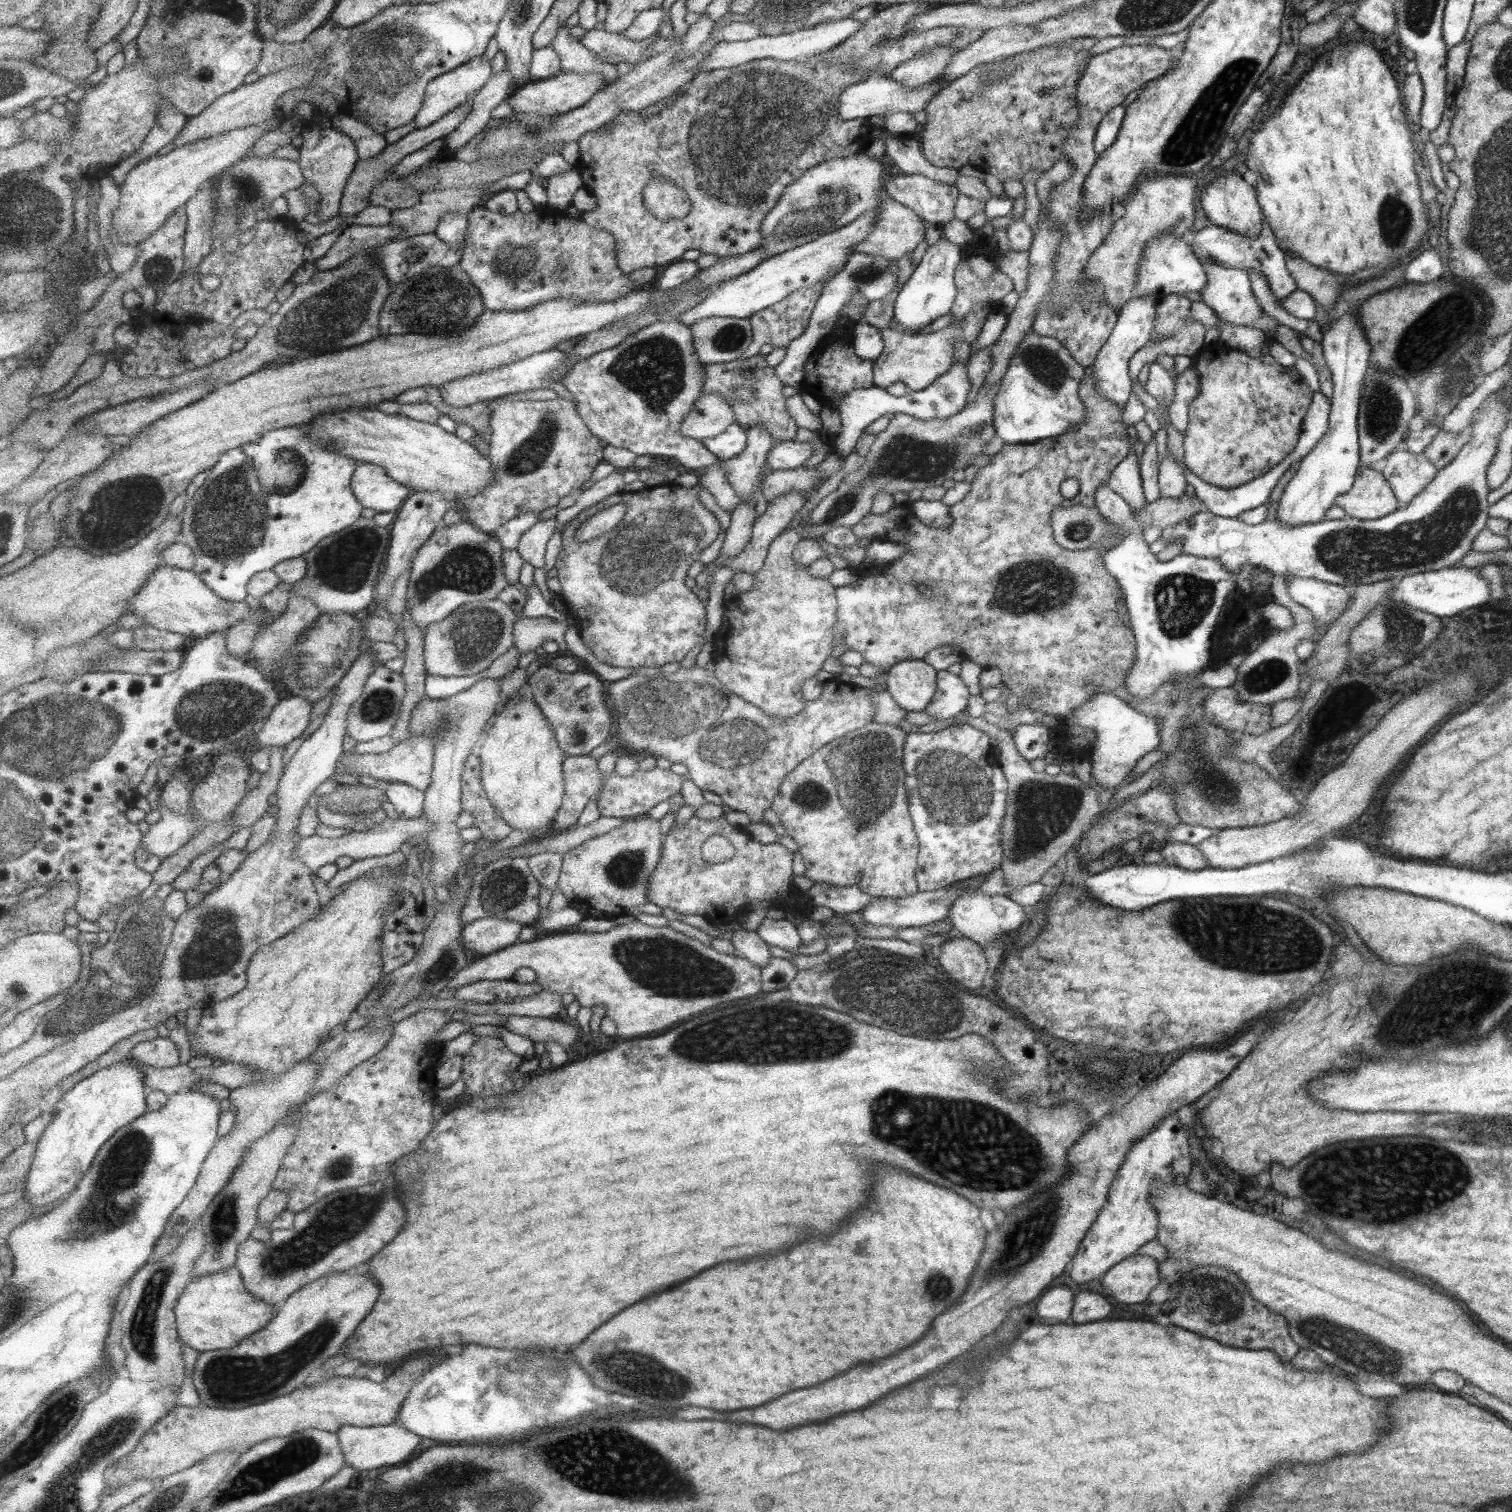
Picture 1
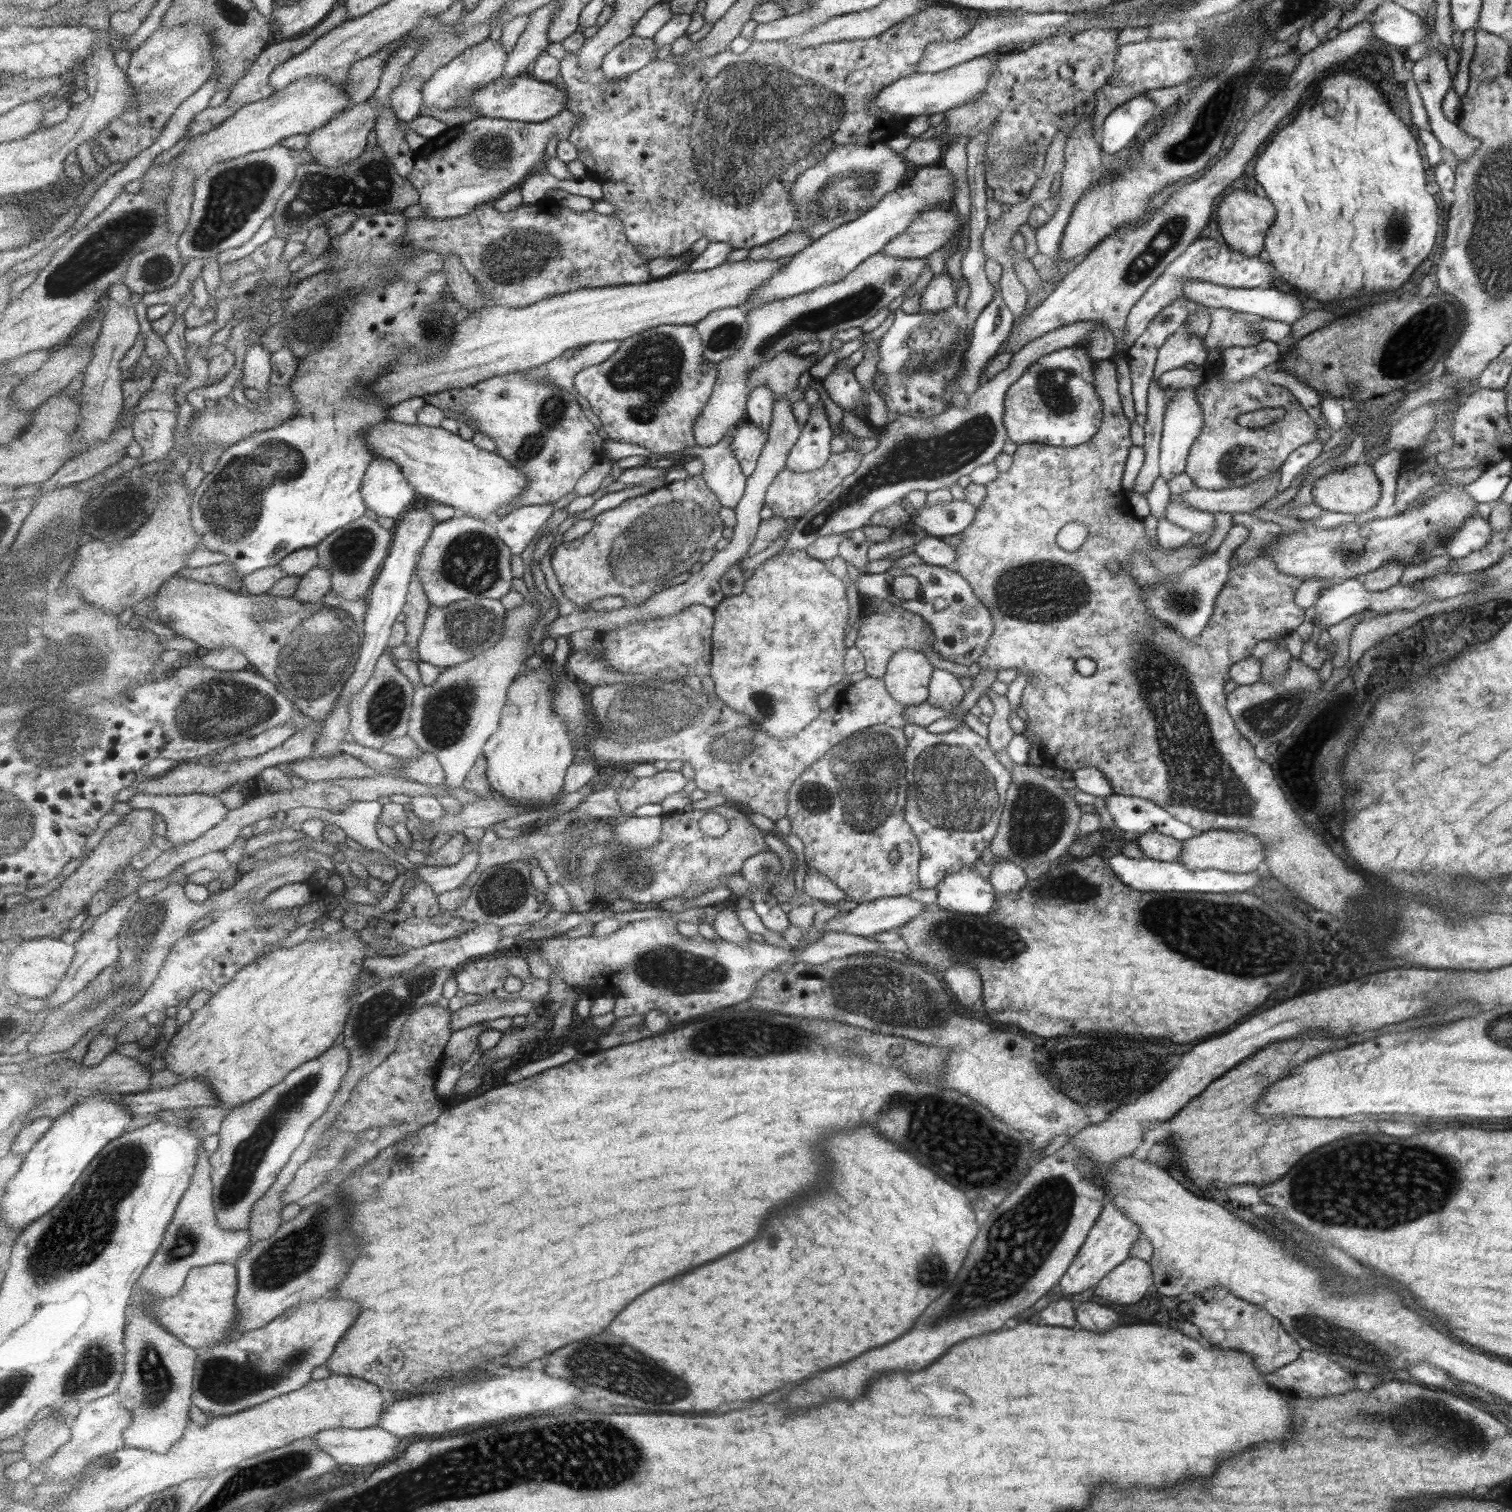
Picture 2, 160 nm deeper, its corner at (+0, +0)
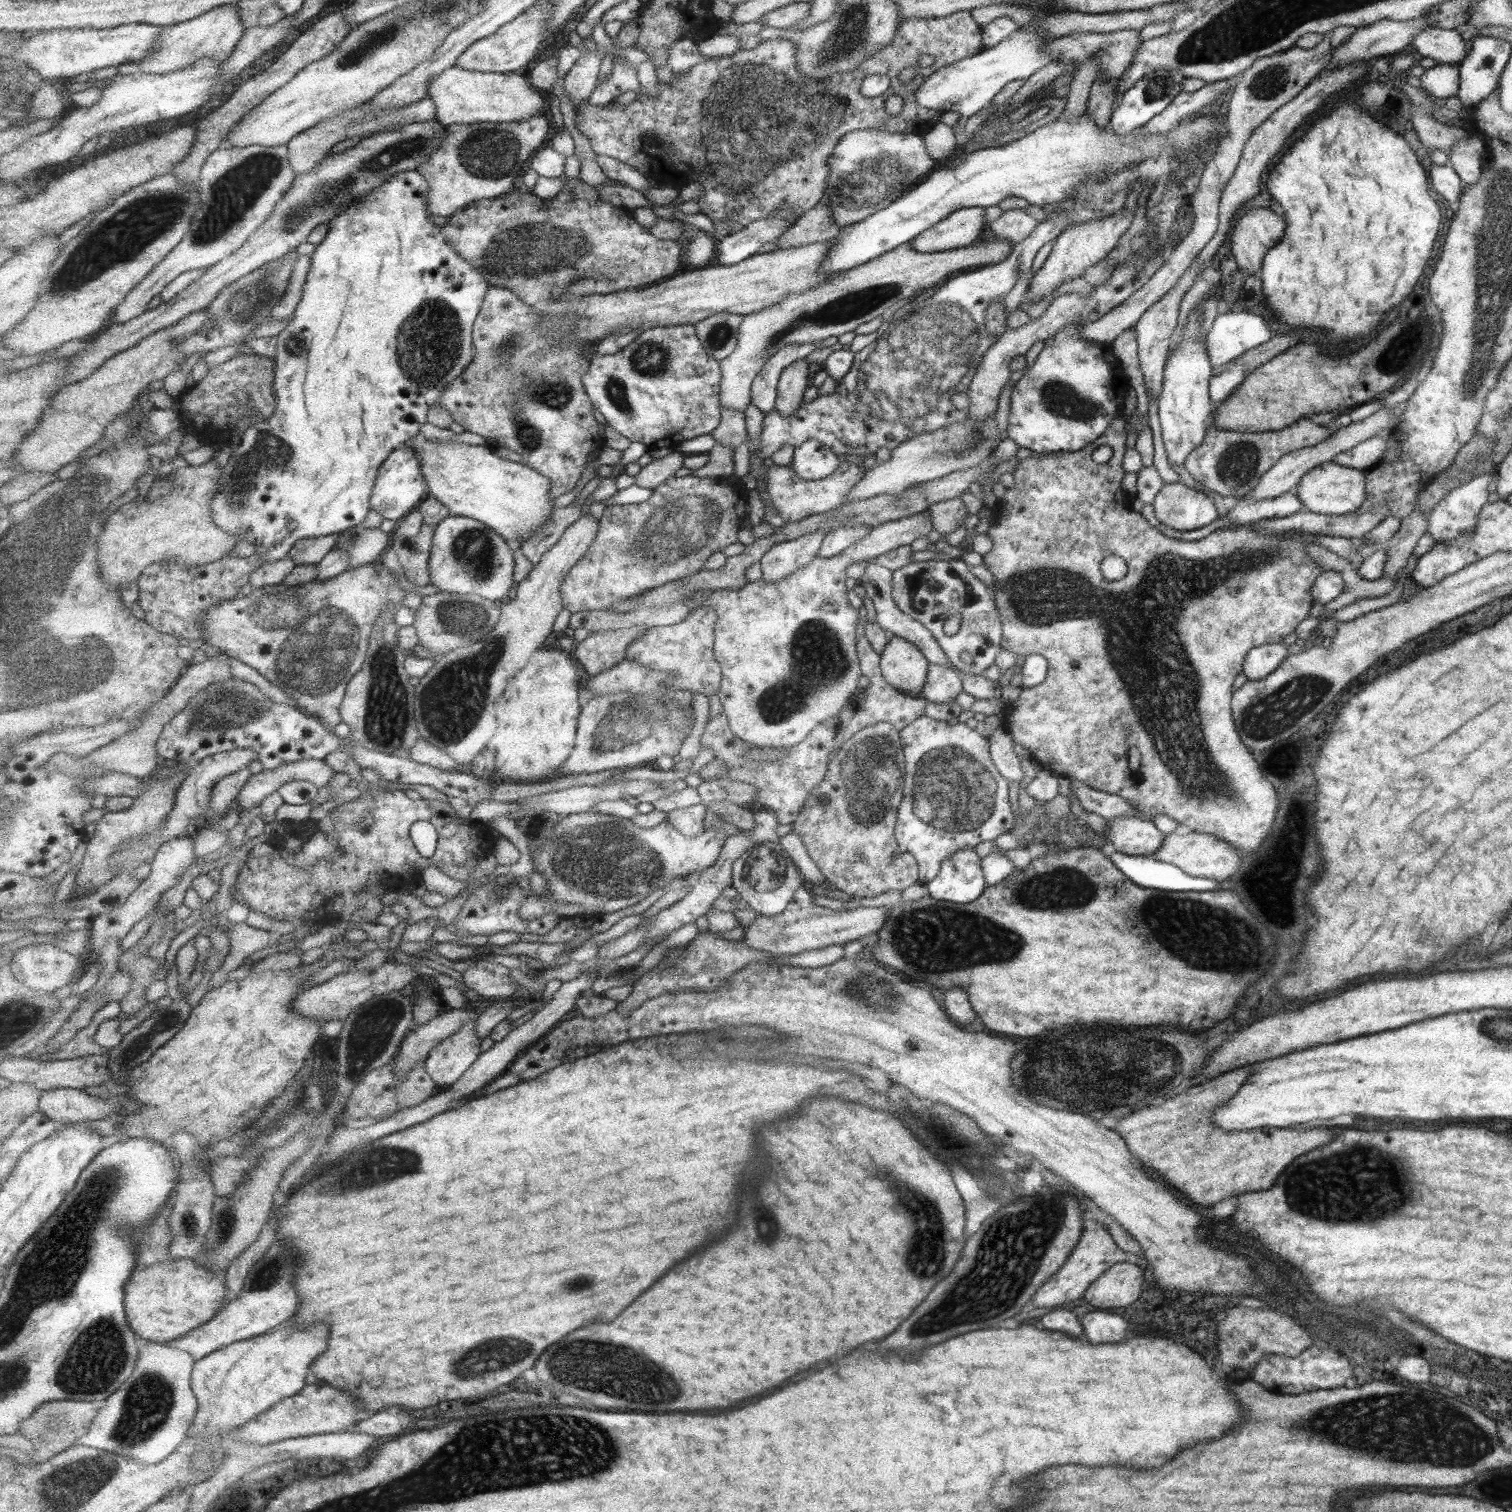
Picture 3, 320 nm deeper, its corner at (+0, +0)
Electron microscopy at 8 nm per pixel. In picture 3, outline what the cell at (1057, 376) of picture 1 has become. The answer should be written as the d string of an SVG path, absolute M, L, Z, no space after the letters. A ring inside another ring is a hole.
M1083 321L1065 324L1051 339L1045 339L1037 358L1014 384L1007 419L1007 436L1033 454L1073 452L1085 448L1106 433L1115 417L1123 410L1123 398L1129 381L1122 372L1118 357L1103 343L1087 340L1080 333Z

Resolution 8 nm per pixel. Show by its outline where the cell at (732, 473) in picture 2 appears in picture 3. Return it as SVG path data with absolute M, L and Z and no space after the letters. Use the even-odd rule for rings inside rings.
M722 410L722 424L711 436L722 446L729 446L734 451L743 442L749 440L747 420L739 410Z

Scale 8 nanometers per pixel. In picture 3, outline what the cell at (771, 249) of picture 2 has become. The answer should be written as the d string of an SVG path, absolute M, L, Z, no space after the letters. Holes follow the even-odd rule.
M822 199L811 210L803 211L803 214L774 242L779 243L778 249L803 246L834 240L841 231L842 229L832 217L827 202Z

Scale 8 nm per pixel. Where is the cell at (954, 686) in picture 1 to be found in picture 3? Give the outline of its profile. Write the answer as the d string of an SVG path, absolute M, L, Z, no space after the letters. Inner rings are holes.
M929 663L925 686L922 688L920 696L926 701L934 703L953 701L955 696L963 690L961 684L962 680L951 667Z

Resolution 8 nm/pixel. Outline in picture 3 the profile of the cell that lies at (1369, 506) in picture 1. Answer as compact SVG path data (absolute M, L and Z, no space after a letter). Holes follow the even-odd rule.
M1327 462L1308 470L1295 488L1300 504L1317 514L1343 515L1357 511L1366 500L1366 481L1364 471L1351 469Z

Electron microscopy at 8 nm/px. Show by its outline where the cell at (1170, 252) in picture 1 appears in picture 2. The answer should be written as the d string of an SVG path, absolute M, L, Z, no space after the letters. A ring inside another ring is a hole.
M1188 280L1182 286L1182 296L1187 300L1212 309L1229 310L1239 312L1242 315L1255 315L1259 318L1276 320L1290 325L1294 323L1306 311L1304 300L1297 293L1285 293L1271 287L1231 288L1219 286L1212 282L1202 280Z

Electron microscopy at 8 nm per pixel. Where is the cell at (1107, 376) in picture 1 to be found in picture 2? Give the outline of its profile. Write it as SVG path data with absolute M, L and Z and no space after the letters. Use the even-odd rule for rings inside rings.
M1200 237L1199 240L1187 246L1181 255L1177 256L1173 262L1170 262L1164 273L1139 297L1137 303L1131 307L1130 314L1126 316L1127 331L1123 338L1115 340L1114 352L1110 358L1114 360L1117 351L1123 351L1126 354L1128 346L1131 346L1132 340L1137 338L1145 328L1148 322L1166 306L1170 305L1176 298L1182 296L1182 286L1188 280L1202 280L1203 282L1212 282L1219 286L1231 288L1251 288L1251 287L1271 287L1274 286L1276 276L1270 266L1270 262L1263 263L1256 256L1243 256L1240 252L1235 252L1226 246L1222 241L1205 239Z

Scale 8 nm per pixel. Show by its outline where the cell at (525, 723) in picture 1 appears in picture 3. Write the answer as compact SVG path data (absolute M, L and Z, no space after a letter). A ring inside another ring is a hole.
M545 643L531 658L527 666L515 673L507 683L507 690L505 694L499 698L496 704L496 716L498 717L498 727L496 733L491 737L490 743L487 747L493 749L497 759L497 774L501 773L502 777L508 782L515 783L536 783L539 781L549 780L553 776L553 772L558 770L567 759L570 758L571 753L574 751L577 740L577 724L579 724L581 714L581 702L579 702L579 690L581 690L581 676L579 676L579 666L577 662L571 658L571 651L563 651L562 649L553 648L550 643Z

